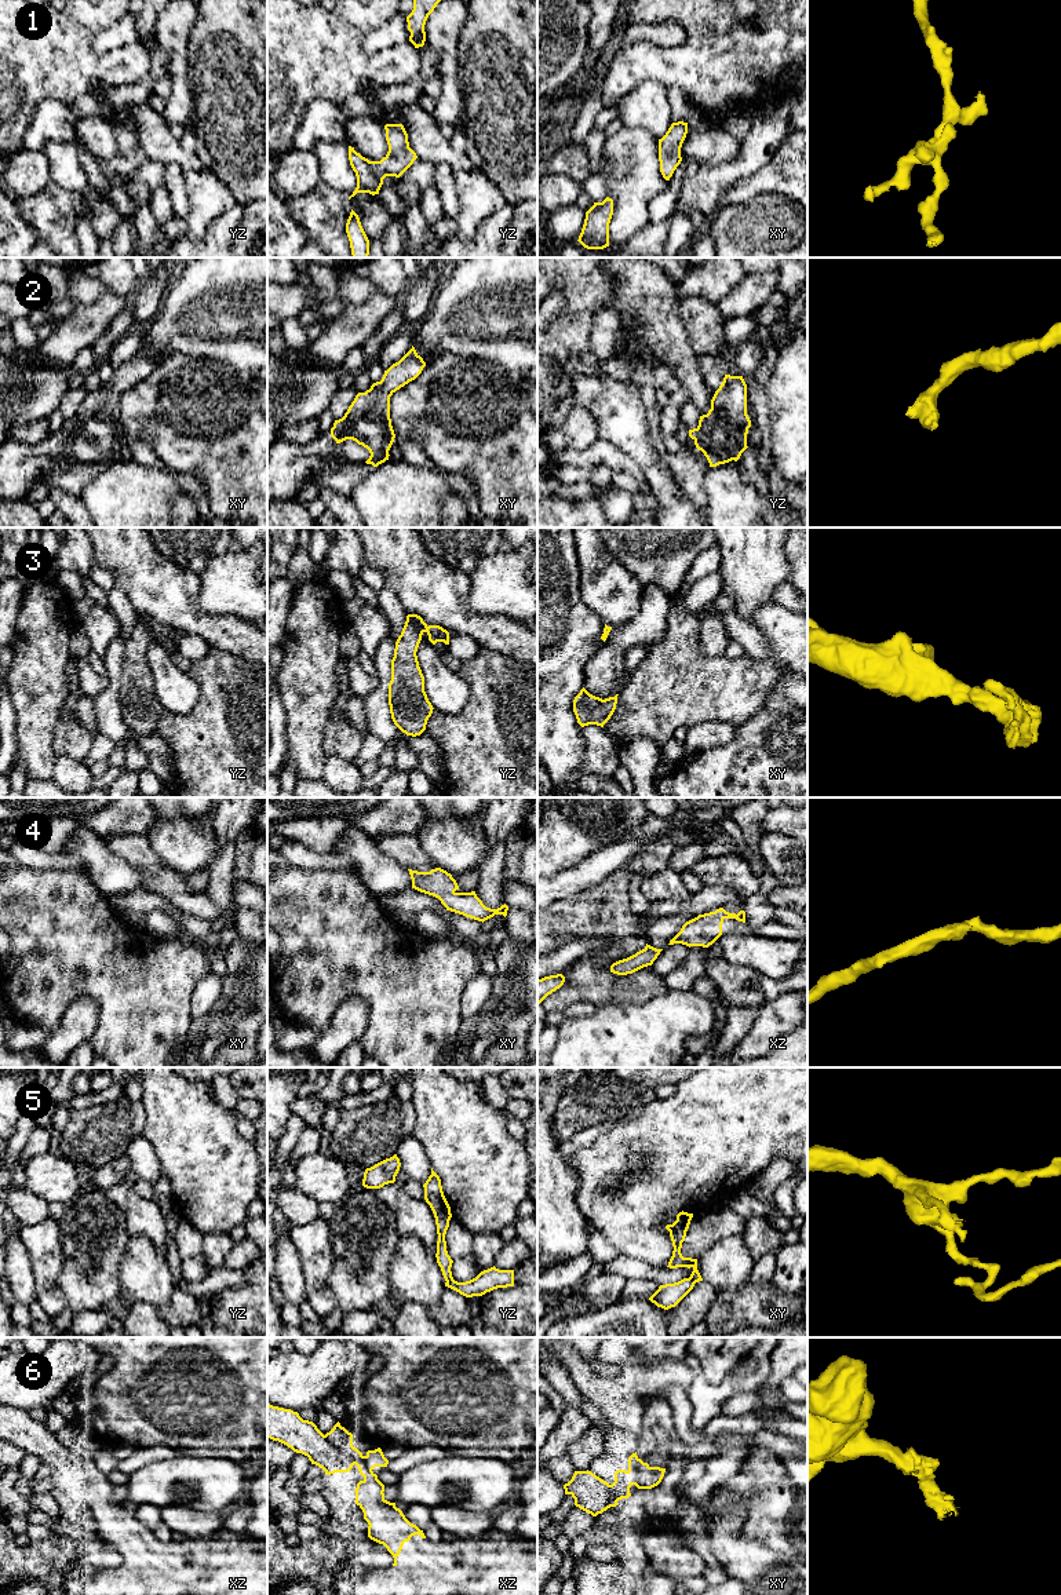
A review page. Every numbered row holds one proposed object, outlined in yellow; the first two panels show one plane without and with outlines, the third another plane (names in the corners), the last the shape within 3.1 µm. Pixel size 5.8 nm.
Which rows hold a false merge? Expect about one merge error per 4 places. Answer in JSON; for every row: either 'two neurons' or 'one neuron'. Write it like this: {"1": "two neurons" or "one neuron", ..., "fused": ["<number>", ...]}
{"1": "one neuron", "2": "one neuron", "3": "one neuron", "4": "one neuron", "5": "two neurons", "6": "one neuron", "fused": ["5"]}

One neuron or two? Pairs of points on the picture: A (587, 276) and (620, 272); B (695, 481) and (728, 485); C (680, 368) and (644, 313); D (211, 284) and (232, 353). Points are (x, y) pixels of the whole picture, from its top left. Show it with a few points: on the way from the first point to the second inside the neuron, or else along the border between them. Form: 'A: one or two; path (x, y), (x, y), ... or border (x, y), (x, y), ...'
A: two; border (606, 272), (613, 284), (613, 292), (604, 305)
B: two; border (710, 467), (703, 484)
C: one; path (677, 354), (657, 327)
D: one; path (182, 299), (174, 331), (203, 349)

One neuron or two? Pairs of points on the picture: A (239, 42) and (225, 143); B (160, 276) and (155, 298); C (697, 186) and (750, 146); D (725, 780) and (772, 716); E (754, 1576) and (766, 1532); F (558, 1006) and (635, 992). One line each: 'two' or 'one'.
A: one
B: one
C: one
D: one
E: two
F: one

